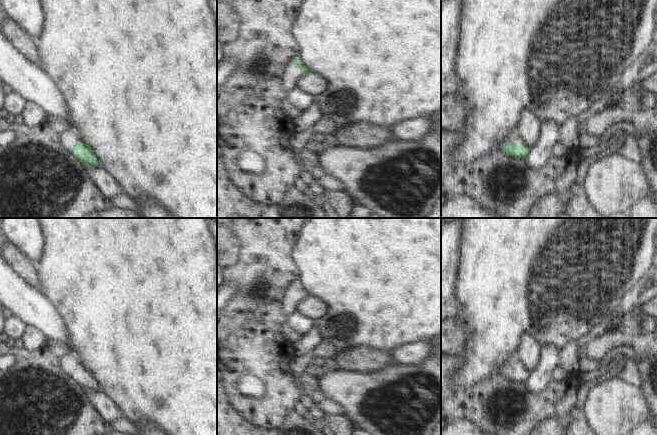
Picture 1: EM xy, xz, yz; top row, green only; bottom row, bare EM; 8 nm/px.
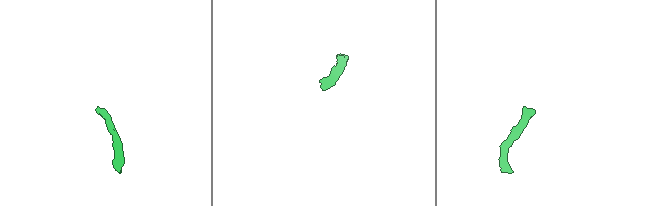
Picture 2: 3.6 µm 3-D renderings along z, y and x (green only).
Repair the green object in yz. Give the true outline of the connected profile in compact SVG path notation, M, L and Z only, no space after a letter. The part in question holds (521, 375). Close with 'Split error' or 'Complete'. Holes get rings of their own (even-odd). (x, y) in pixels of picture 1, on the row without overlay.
M518 358L512 361L511 367L503 367L501 371L507 379L518 382L525 382L529 377L529 372L524 369L523 363Z. Split error

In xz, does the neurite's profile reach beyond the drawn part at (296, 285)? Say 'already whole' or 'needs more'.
needs more

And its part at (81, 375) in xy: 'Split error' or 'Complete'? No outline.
Split error

